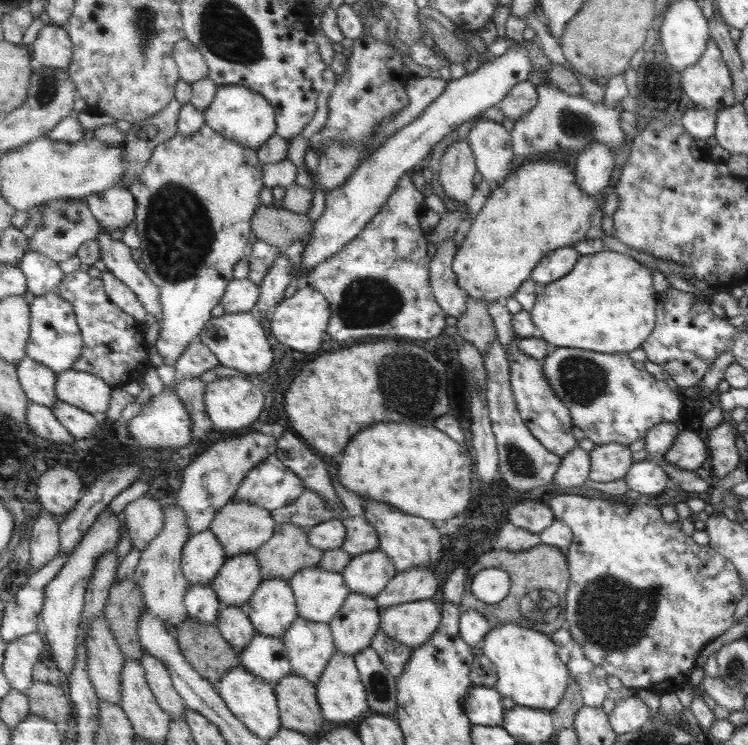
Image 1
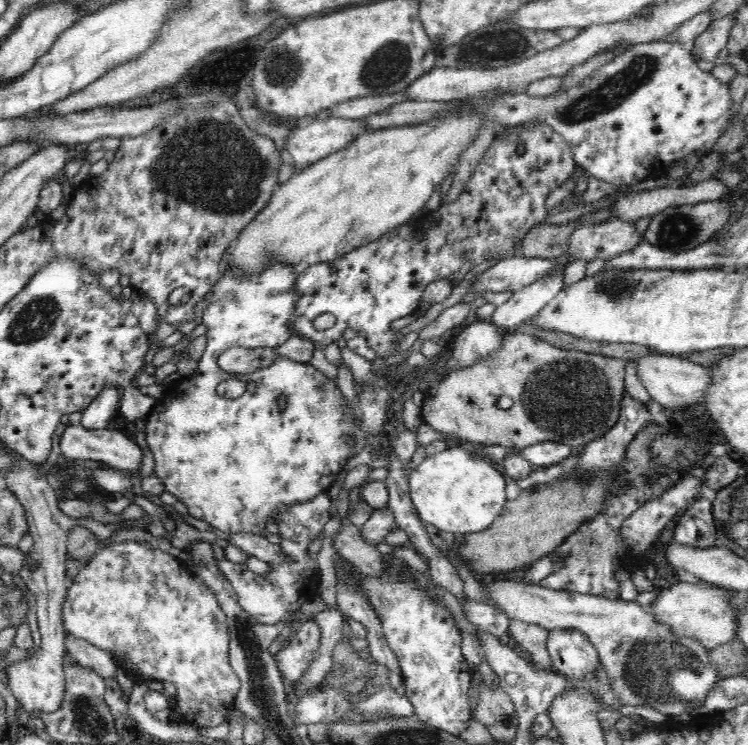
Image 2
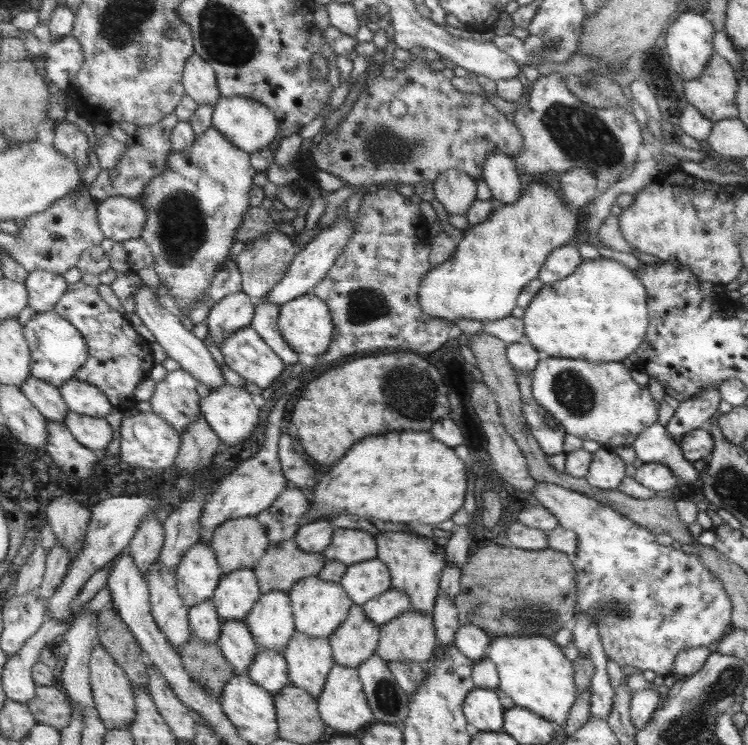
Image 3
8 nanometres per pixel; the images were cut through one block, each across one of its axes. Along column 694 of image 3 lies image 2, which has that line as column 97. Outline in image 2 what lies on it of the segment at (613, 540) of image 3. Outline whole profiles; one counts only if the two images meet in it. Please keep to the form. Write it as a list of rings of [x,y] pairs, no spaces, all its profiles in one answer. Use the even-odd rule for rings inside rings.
[[[132,540],[102,547],[69,584],[62,604],[62,620],[67,636],[83,638],[98,648],[111,650],[119,667],[126,668],[137,683],[146,680],[174,682],[178,712],[192,726],[218,726],[226,721],[228,712],[233,709],[241,684],[230,664],[226,615],[212,589],[179,558]]]

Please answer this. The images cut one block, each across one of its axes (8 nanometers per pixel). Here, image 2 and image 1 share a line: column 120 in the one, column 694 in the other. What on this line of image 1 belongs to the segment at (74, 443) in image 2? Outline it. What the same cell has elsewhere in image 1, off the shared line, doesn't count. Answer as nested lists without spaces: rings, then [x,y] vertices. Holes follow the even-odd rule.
[[[680,427],[680,431],[673,439],[672,446],[669,446],[664,452],[663,458],[672,464],[673,468],[693,472],[696,468],[706,465],[708,450],[699,434]]]

